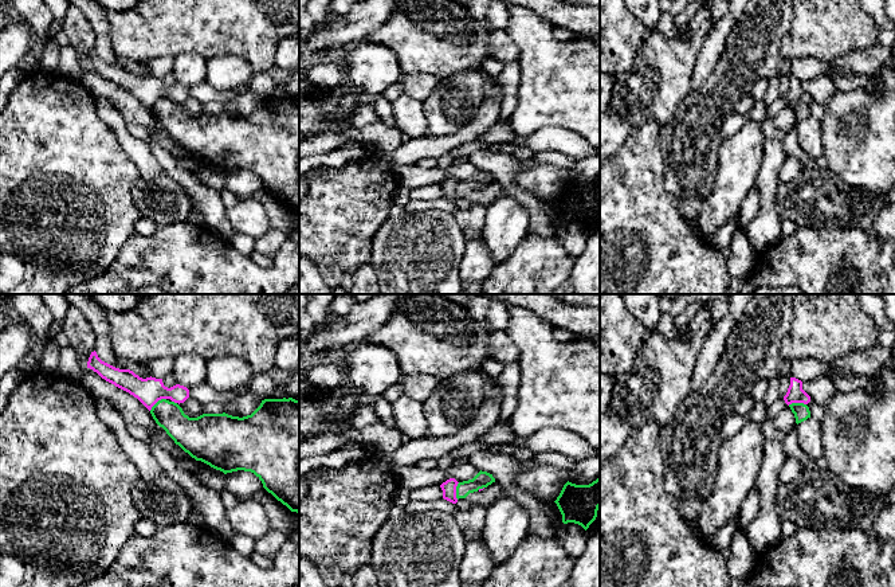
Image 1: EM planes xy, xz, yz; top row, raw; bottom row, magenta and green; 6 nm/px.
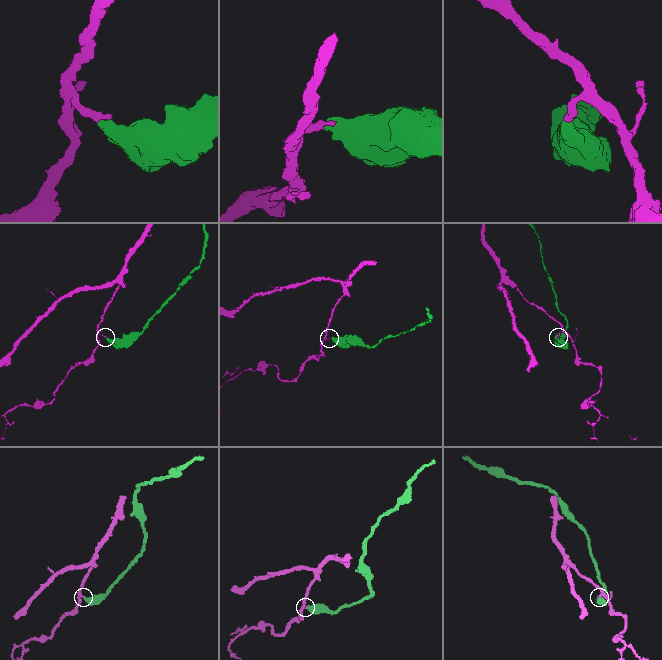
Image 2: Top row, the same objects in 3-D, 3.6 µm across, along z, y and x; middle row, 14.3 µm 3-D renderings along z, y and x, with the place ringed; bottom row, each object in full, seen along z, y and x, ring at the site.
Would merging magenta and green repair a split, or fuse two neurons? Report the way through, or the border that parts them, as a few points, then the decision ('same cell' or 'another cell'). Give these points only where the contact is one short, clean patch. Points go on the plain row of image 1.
border along xy (165, 97), (161, 97), (149, 109); another cell

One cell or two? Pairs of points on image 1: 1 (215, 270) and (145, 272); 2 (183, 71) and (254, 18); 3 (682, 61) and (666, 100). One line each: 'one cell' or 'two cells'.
1: one cell
2: two cells
3: one cell

